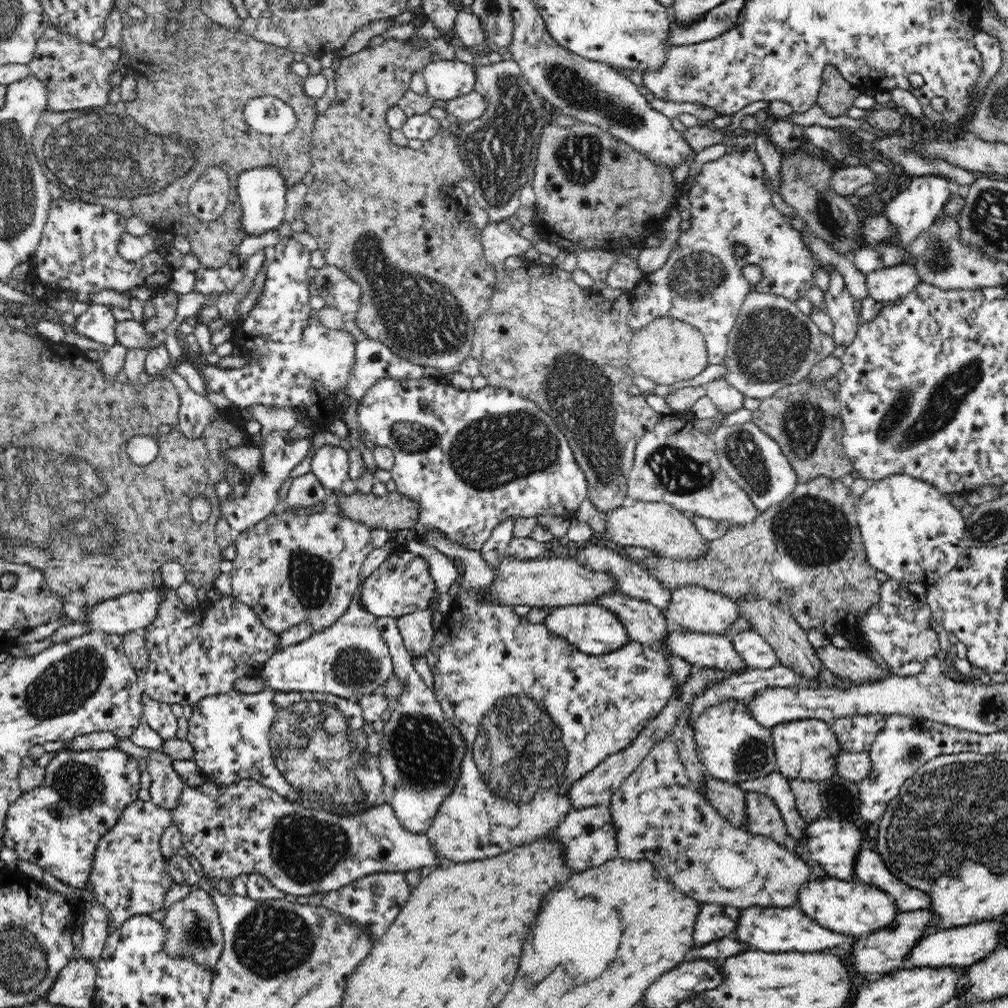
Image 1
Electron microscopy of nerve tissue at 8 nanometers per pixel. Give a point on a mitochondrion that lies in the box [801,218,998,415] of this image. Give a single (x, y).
(937, 258)

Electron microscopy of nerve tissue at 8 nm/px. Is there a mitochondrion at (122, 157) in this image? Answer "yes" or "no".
yes

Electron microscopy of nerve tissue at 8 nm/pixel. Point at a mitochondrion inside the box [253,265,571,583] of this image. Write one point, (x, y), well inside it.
(497, 449)

